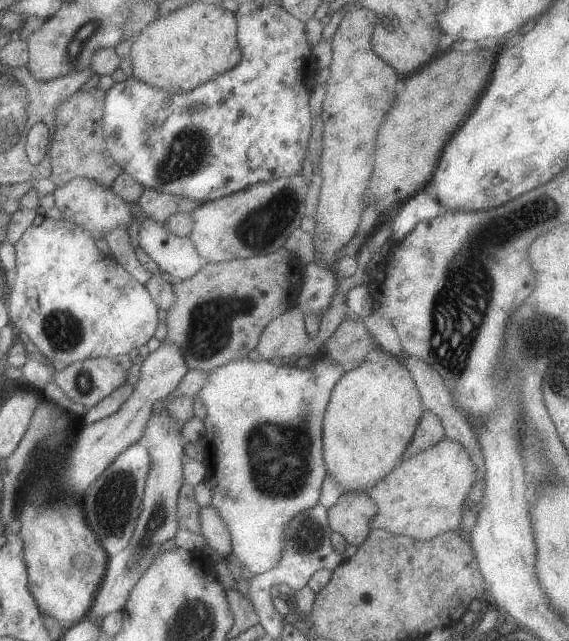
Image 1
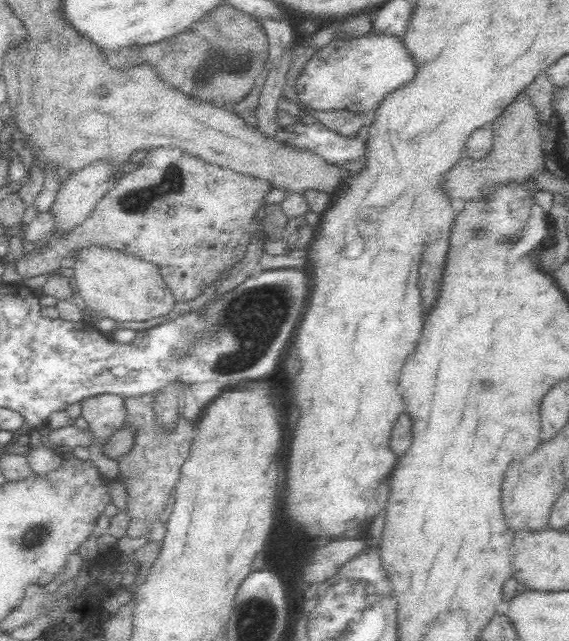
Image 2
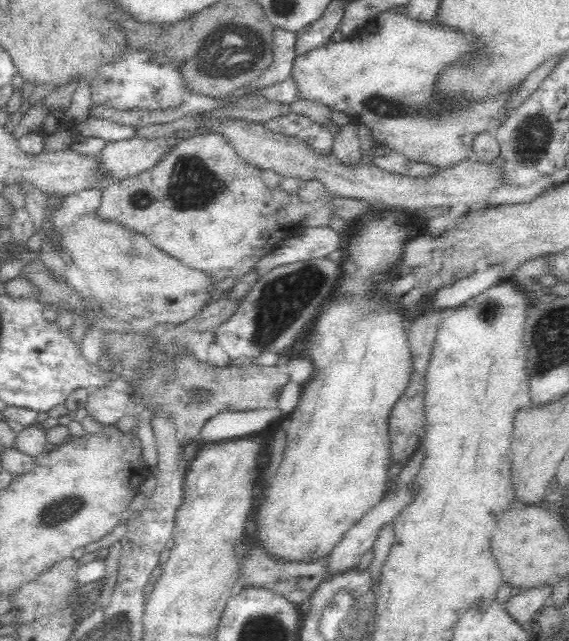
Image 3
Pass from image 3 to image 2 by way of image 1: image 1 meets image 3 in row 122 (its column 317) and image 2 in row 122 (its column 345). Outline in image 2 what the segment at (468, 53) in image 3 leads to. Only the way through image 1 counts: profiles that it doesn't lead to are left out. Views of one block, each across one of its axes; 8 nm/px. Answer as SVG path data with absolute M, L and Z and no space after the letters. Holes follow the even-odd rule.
M369 33L360 37L333 40L318 50L305 62L304 68L294 80L293 88L296 95L296 104L301 110L337 111L347 110L364 118L371 126L376 118L376 111L380 103L395 90L405 84L410 84L416 76L417 68L412 55L405 47L403 36L386 33Z

